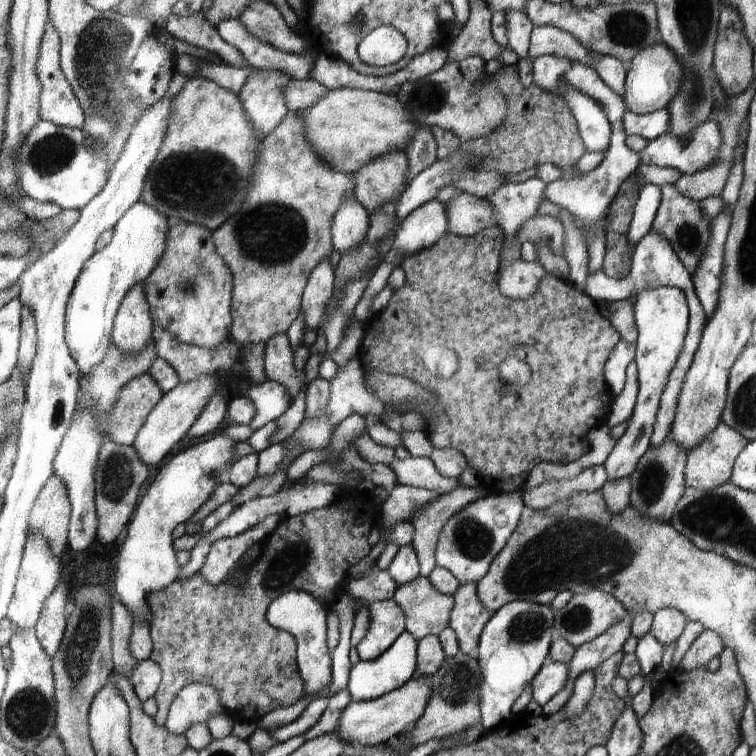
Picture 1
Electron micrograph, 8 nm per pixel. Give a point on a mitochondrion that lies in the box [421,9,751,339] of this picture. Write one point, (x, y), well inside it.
(690, 237)

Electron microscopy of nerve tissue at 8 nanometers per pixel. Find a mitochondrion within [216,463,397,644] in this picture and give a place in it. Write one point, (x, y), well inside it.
(292, 559)

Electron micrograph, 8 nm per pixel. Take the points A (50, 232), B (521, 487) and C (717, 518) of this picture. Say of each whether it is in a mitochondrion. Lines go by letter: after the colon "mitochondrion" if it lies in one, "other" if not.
A: other
B: other
C: mitochondrion

